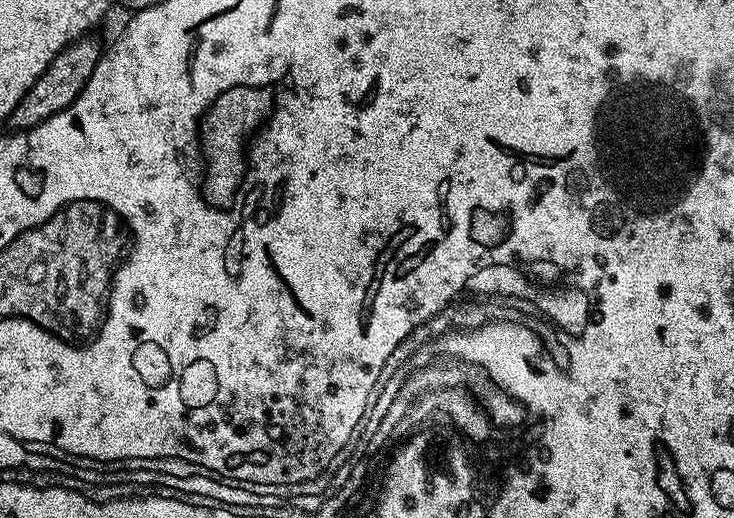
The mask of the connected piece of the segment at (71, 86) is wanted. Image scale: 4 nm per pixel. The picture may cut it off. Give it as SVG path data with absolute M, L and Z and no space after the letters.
M92 34L81 36L73 44L65 46L48 63L47 70L41 74L38 82L34 82L34 86L30 86L30 90L24 95L22 102L18 106L14 106L14 110L8 116L6 124L9 129L23 130L38 126L42 122L46 122L46 118L50 118L66 106L70 106L70 102L74 102L74 98L78 98L78 94L86 86L90 74L94 74L94 66L102 55L102 44L100 48L99 42L94 37L95 35Z

